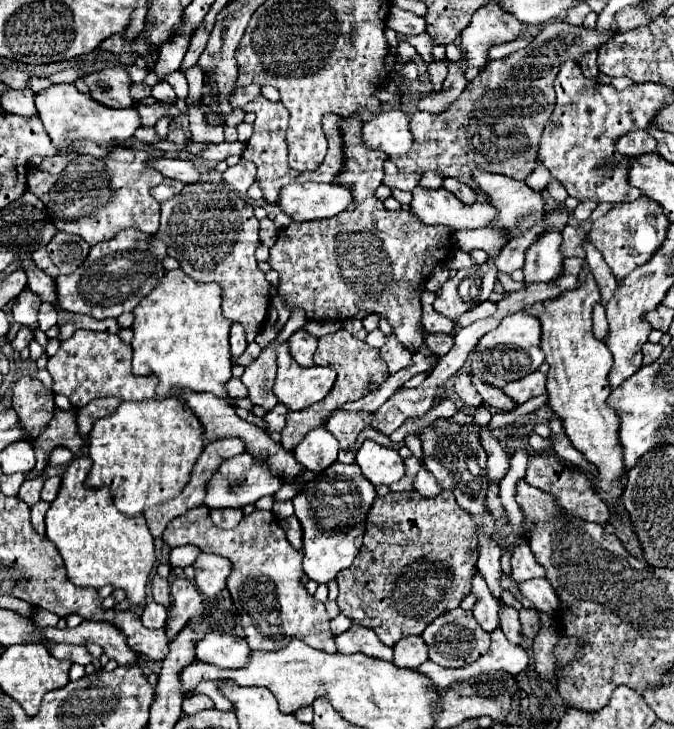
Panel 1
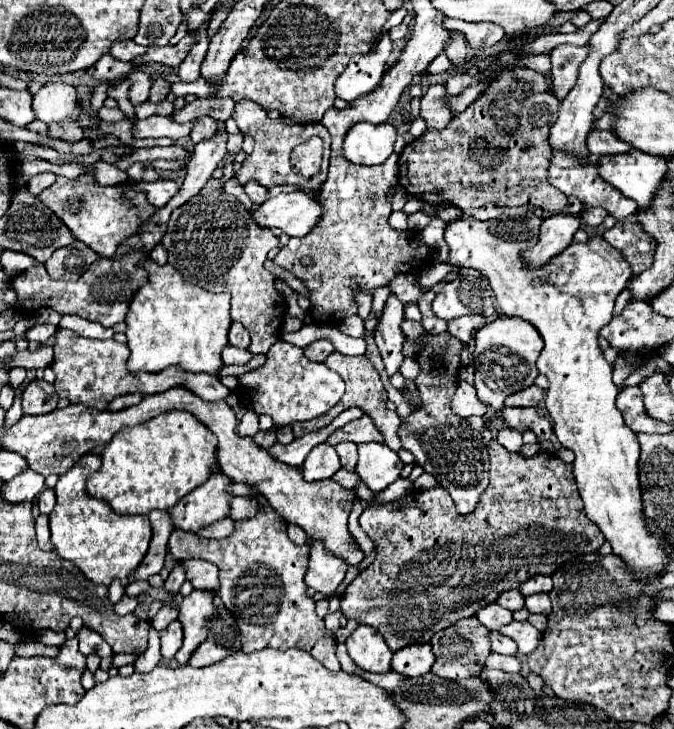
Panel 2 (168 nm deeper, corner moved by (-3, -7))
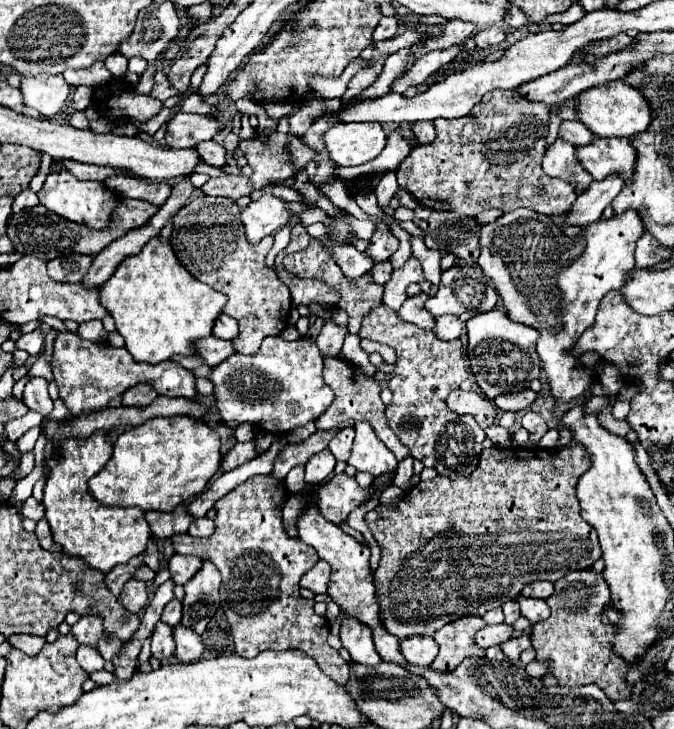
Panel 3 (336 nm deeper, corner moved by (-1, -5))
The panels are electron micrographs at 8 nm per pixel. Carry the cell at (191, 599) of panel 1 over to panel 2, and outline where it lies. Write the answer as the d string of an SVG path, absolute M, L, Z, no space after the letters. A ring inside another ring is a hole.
M174 620L164 632L160 632L160 640L162 640L162 656L166 660L174 658L174 654L182 646L182 624L178 620Z

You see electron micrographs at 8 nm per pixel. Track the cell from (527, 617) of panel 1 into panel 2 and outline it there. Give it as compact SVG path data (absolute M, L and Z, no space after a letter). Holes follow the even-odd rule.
M510 622L500 632L516 640L516 644L520 646L520 654L532 654L540 642L540 632L530 622Z

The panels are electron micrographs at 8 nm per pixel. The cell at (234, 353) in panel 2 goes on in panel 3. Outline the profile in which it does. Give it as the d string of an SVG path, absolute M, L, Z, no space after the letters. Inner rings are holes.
M210 336L210 338L204 338L202 342L198 342L198 356L208 366L218 366L230 354L234 354L234 348L228 340L218 340L216 336Z

